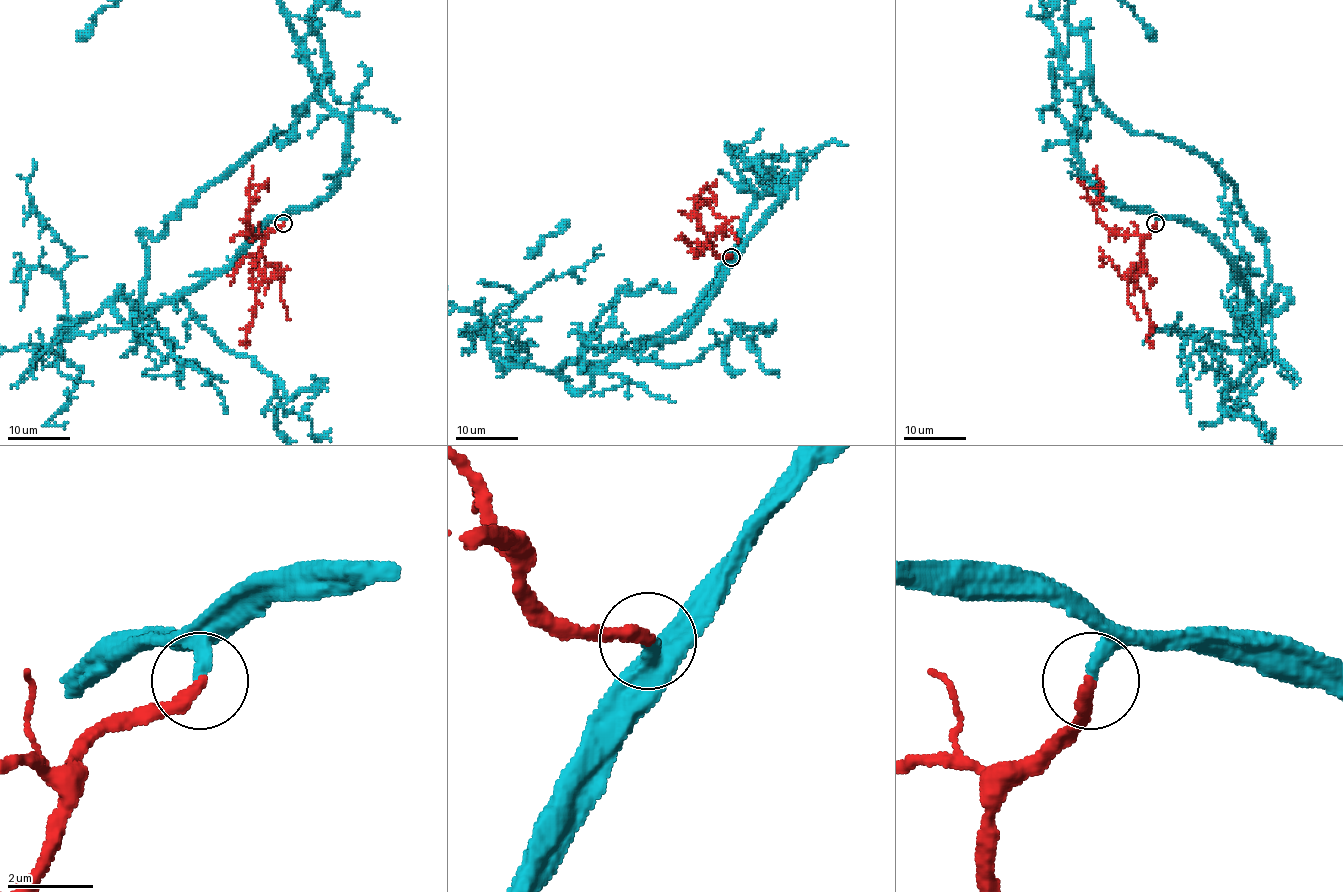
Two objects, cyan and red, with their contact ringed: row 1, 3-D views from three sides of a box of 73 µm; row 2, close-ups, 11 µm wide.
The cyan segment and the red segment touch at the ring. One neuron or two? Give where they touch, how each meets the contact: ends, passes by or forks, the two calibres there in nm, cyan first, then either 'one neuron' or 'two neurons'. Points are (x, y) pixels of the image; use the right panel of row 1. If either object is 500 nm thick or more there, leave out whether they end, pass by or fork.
place (1155, 223); cyan ends; red ends; calibres 300 and 320 nm; one neuron

